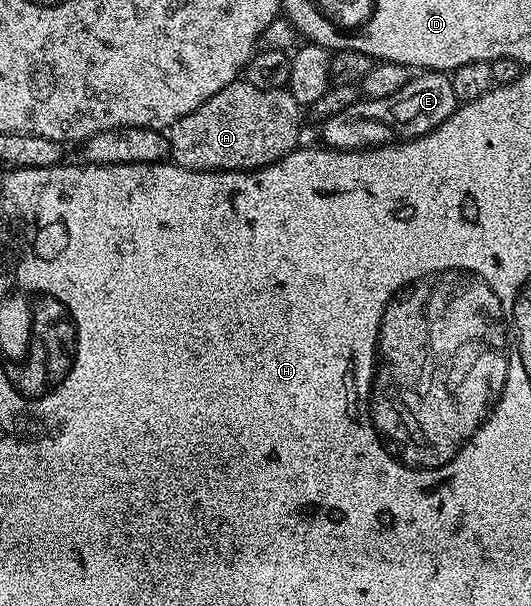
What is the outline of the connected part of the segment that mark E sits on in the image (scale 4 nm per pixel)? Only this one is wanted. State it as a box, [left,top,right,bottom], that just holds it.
[321,70,459,150]

